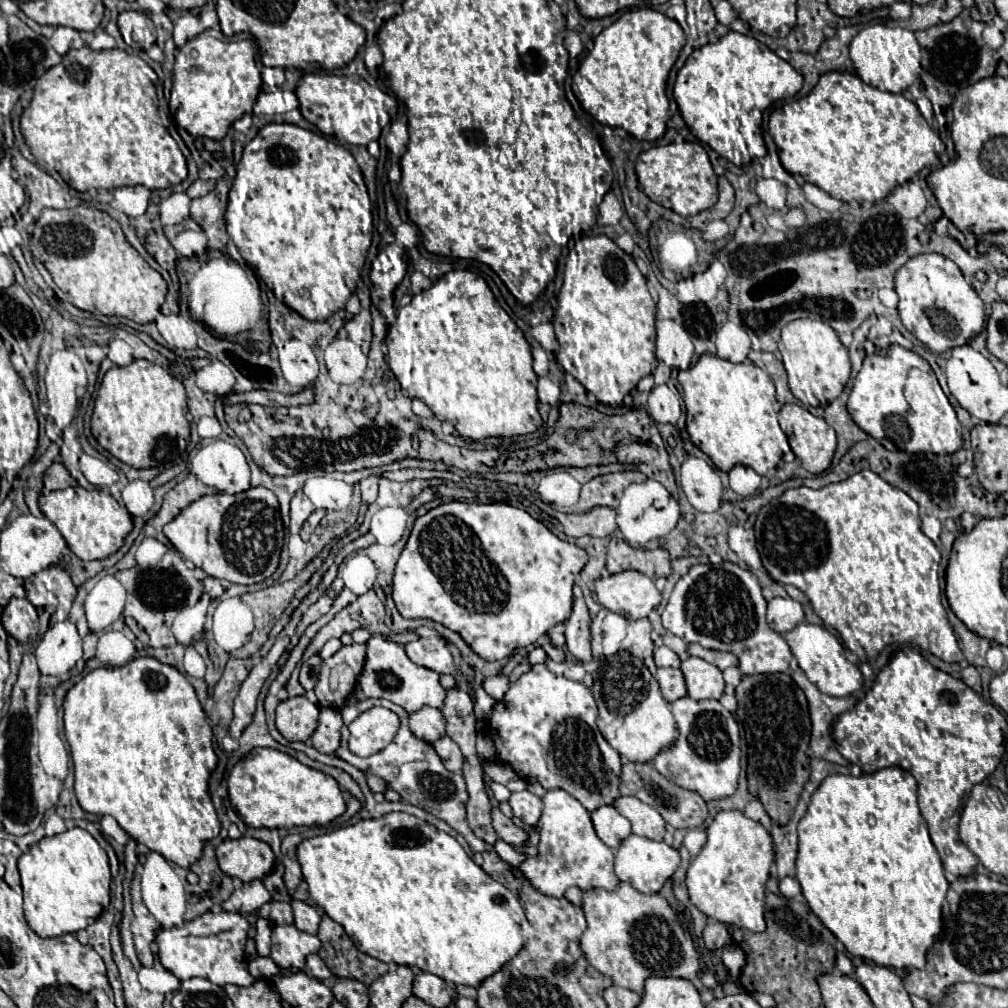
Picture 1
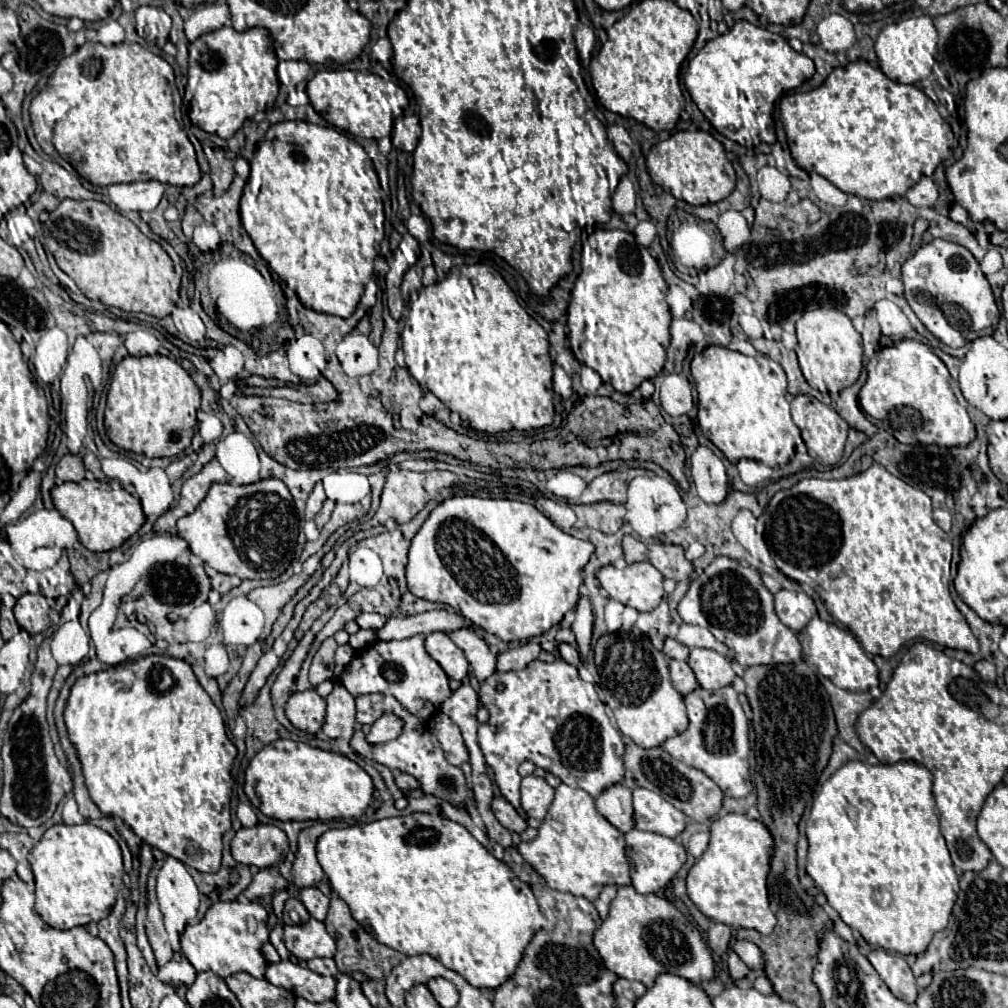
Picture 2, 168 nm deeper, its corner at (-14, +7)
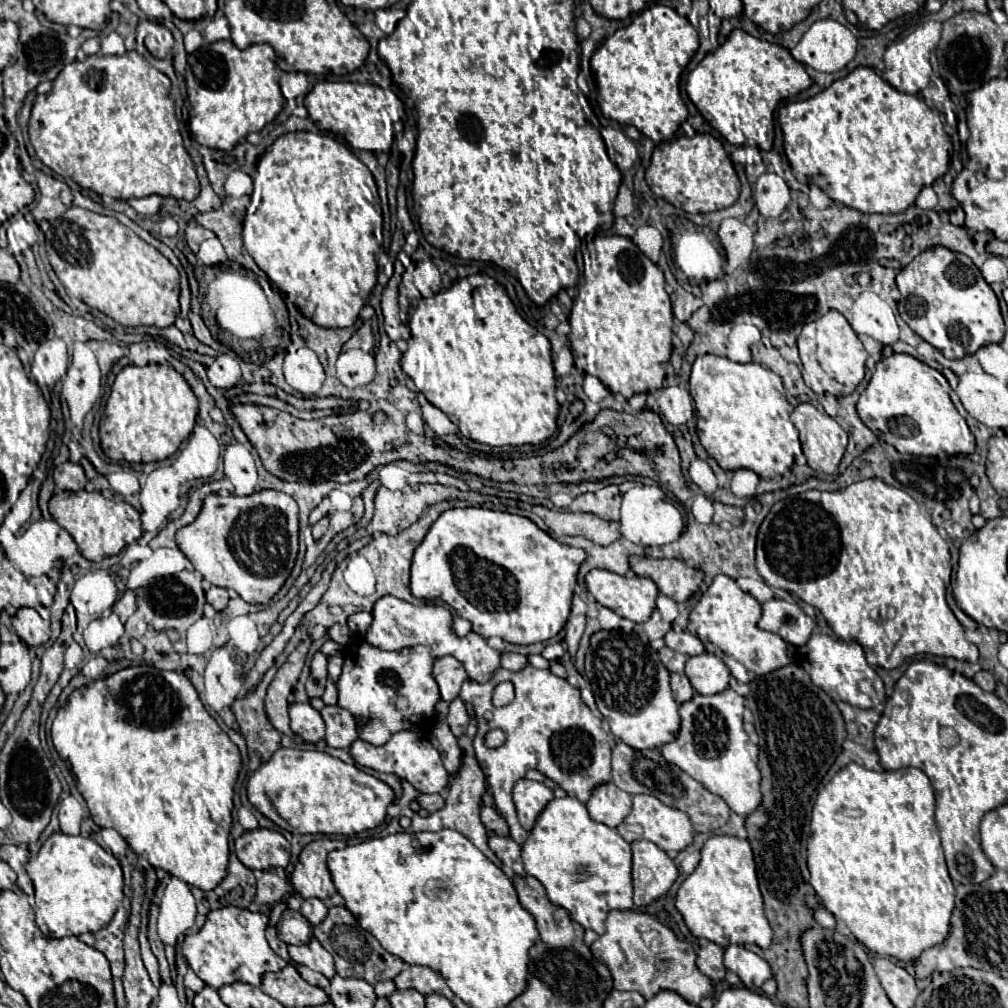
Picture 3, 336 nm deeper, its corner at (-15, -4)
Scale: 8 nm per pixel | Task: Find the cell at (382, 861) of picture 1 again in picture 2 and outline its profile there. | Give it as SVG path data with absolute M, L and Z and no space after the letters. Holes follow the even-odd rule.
M412 813L412 815L406 815L406 817L390 817L390 819L380 819L380 821L374 821L374 823L368 823L368 825L362 825L362 827L346 827L346 829L332 829L332 831L326 831L320 839L318 839L318 845L316 845L316 851L318 851L318 861L324 869L324 873L328 875L330 879L330 885L332 889L338 893L340 899L344 899L352 911L352 917L358 921L358 923L364 923L370 927L372 935L382 943L382 945L388 945L404 955L422 955L422 953L428 953L432 955L434 959L438 959L444 967L460 973L470 985L478 987L478 989L496 989L500 987L506 979L510 979L510 975L514 975L520 959L522 959L522 953L526 949L526 945L530 943L530 939L534 937L536 929L538 929L538 917L540 917L540 911L538 911L538 903L536 903L536 897L532 895L532 889L522 883L520 879L516 879L512 875L512 871L508 869L506 863L498 861L488 849L484 849L462 825L446 819L446 817L440 817L440 815L430 815L430 813Z

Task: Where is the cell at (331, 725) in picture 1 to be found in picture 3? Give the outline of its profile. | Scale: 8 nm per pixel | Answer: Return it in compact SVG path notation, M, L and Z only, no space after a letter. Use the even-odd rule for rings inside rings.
M325 706L321 710L321 716L323 716L325 724L327 724L325 742L329 746L333 746L333 748L349 750L353 740L359 738L353 714L349 710L341 708L341 706Z

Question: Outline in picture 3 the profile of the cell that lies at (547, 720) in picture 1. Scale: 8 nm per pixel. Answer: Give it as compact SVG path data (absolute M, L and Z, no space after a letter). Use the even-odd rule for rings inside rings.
M525 666L521 672L509 672L505 668L499 668L495 676L485 684L465 680L459 696L475 710L475 720L479 728L473 740L477 762L491 786L497 810L507 820L511 828L511 838L517 844L523 844L529 838L529 832L523 830L517 822L513 786L525 776L529 768L539 770L543 776L559 784L567 792L567 796L573 796L583 804L591 798L597 786L611 780L611 750L615 746L615 740L609 732L603 730L603 724L593 718L591 710L581 700L579 690L573 688L565 678L533 666ZM505 680L513 682L515 700L503 708L495 708L491 704L493 688ZM495 728L505 732L505 742L499 748L487 748L485 734Z

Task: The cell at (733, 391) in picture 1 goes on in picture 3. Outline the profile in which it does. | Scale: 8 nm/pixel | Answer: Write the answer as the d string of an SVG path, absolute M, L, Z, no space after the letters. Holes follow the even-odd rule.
M715 354L699 356L693 362L693 370L691 370L691 396L695 400L695 410L697 410L699 440L723 470L747 468L767 480L789 470L797 463L797 458L801 458L801 465L807 464L797 430L789 420L793 406L785 398L785 388L781 378L769 368L763 368L761 364L755 362L739 364Z

